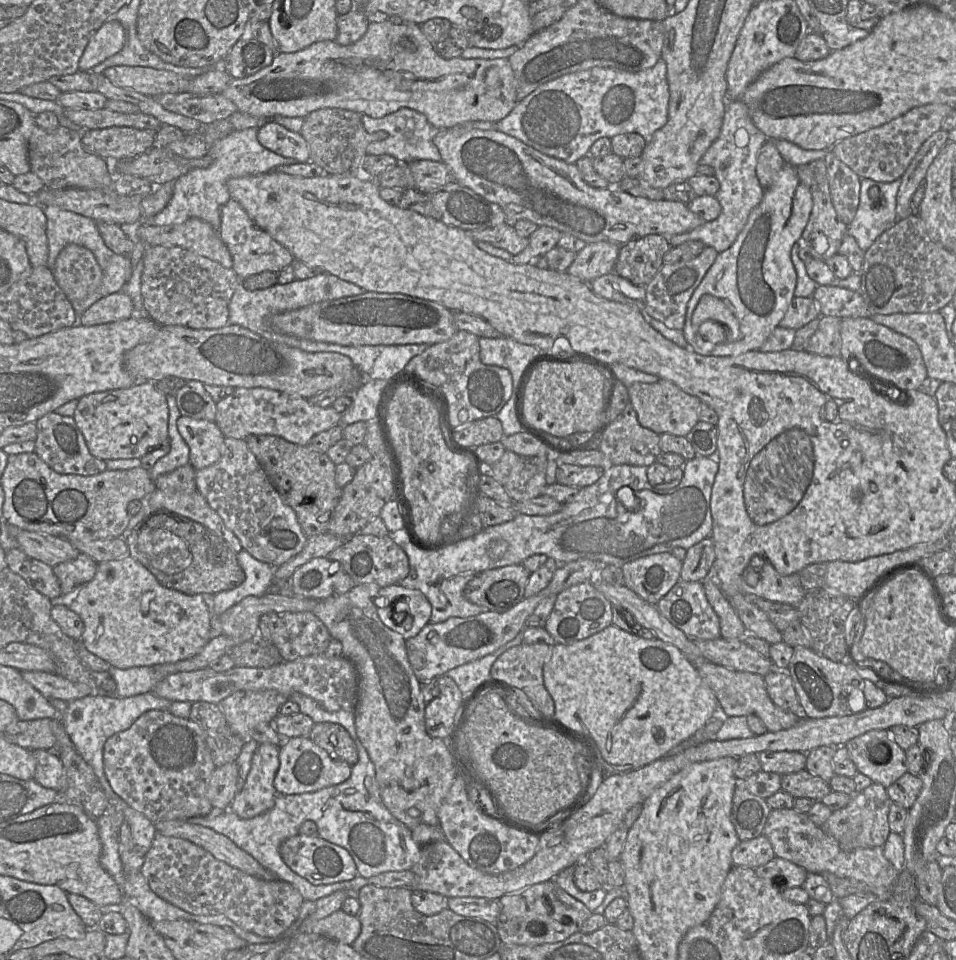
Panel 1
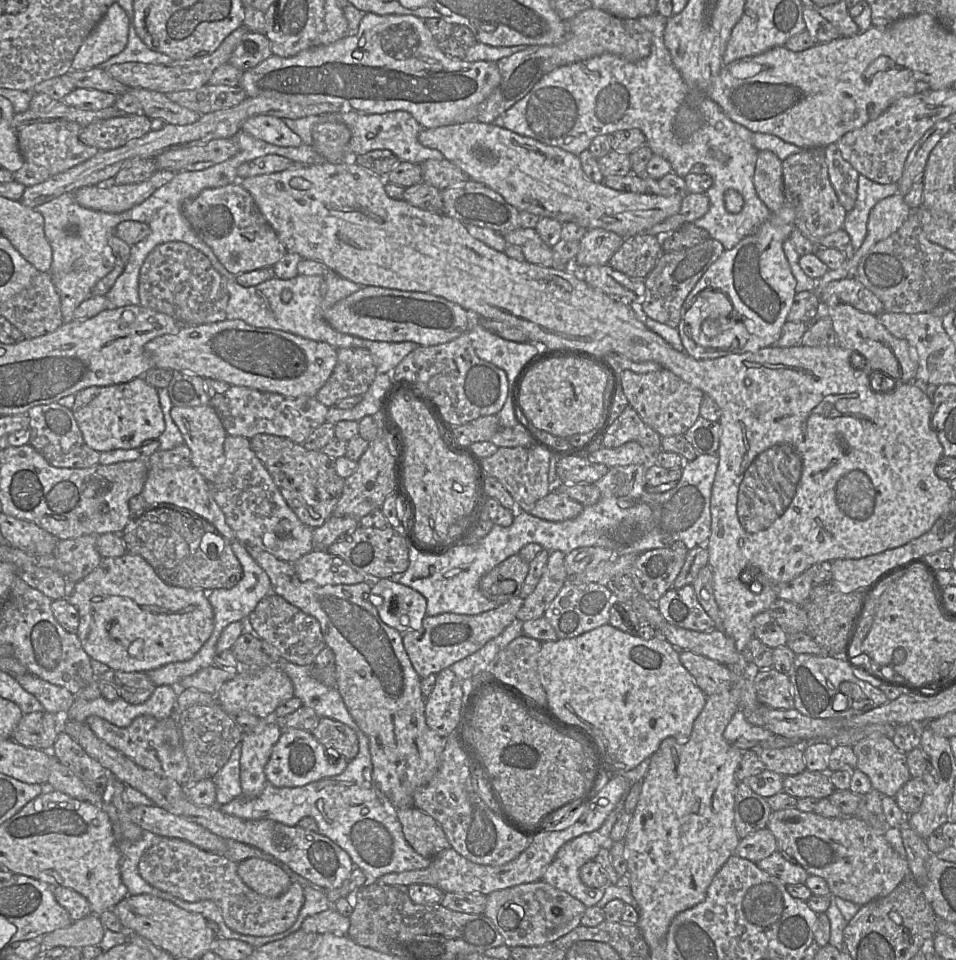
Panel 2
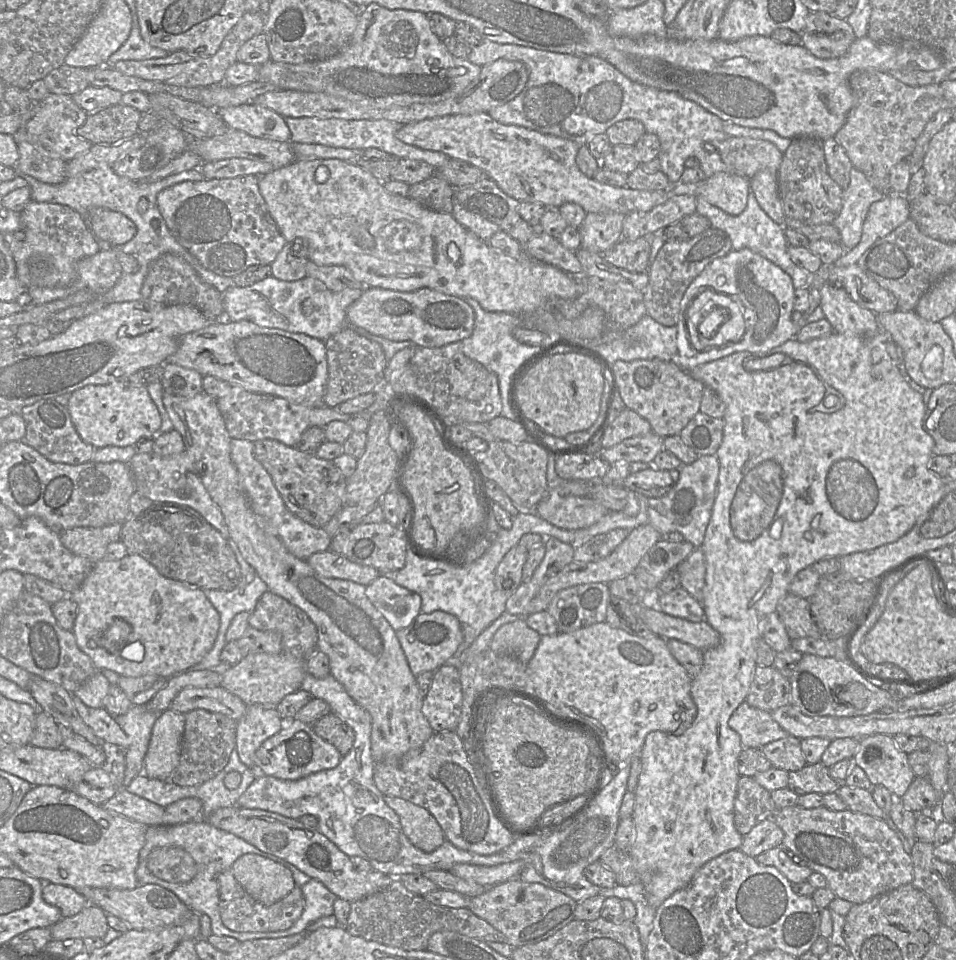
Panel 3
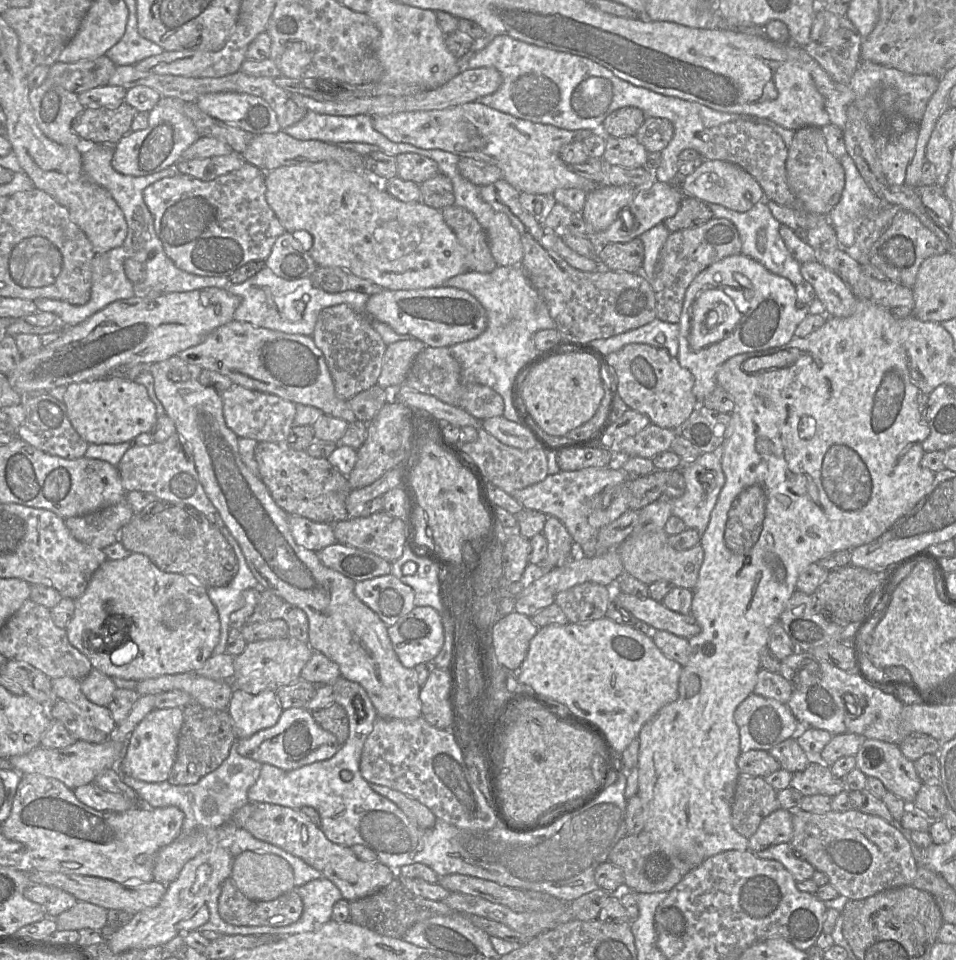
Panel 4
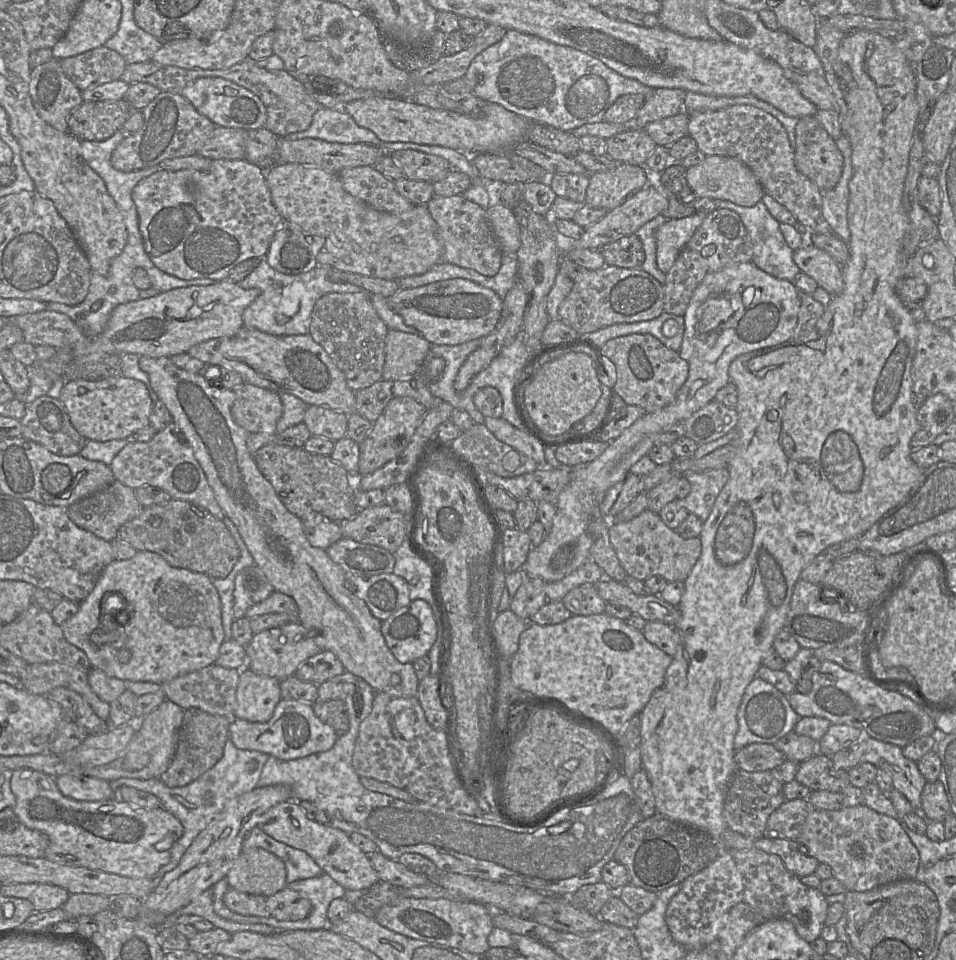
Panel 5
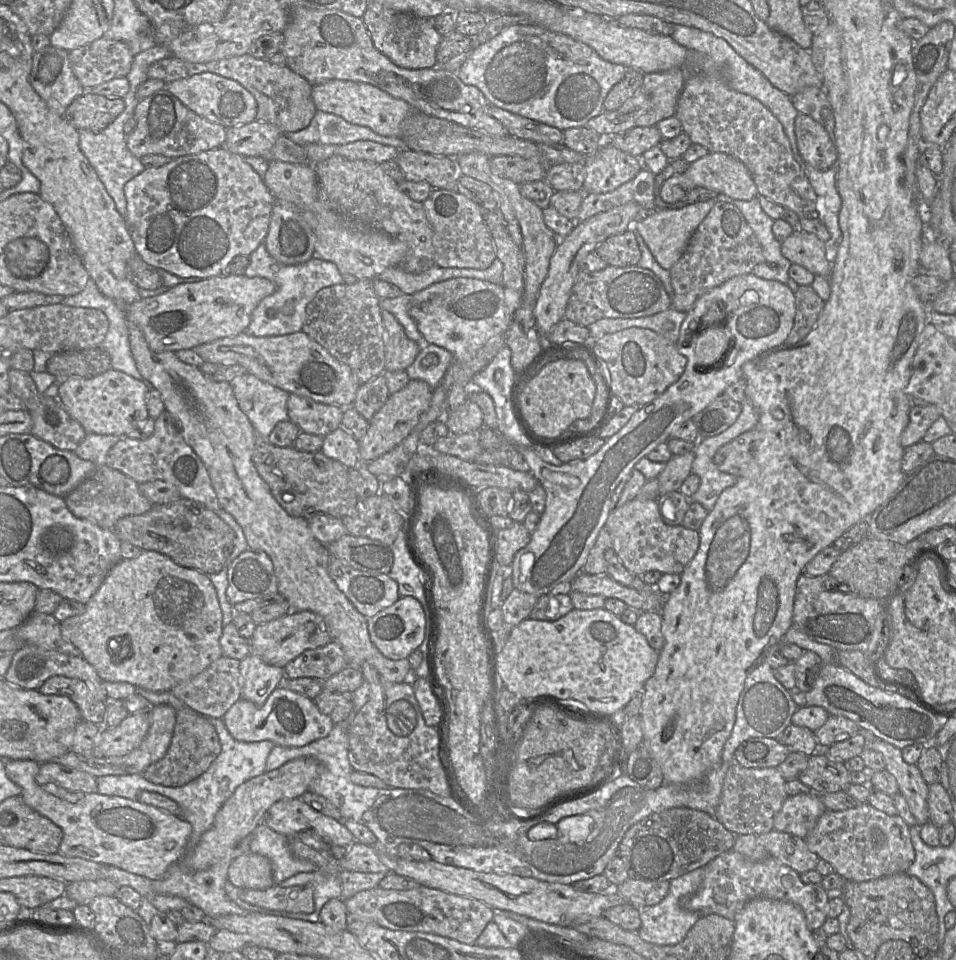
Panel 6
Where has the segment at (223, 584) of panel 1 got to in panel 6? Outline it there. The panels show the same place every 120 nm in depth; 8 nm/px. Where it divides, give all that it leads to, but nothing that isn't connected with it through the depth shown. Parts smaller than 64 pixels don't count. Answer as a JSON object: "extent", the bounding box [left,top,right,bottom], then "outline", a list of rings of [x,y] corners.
{"extent":[111,498,234,575],"outline":[[[179,498],[178,500],[169,502],[167,504],[154,504],[148,512],[141,515],[129,515],[122,517],[114,524],[111,530],[115,533],[115,535],[119,538],[121,542],[129,542],[142,550],[156,551],[162,553],[170,557],[178,565],[196,569],[198,571],[205,573],[206,575],[215,574],[221,571],[221,569],[225,564],[226,559],[231,554],[234,548],[234,531],[232,530],[232,528],[228,524],[226,524],[214,511],[208,509],[199,502],[186,498]]]}

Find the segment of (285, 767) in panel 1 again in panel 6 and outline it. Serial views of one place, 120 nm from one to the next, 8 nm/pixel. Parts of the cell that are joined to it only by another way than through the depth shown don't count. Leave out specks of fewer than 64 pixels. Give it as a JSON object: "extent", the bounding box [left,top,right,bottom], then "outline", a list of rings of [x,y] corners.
{"extent":[222,686,334,747],"outline":[[[281,686],[277,687],[262,706],[240,698],[222,717],[229,734],[241,742],[271,741],[284,747],[302,747],[326,737],[334,723],[322,714],[312,699]]]}

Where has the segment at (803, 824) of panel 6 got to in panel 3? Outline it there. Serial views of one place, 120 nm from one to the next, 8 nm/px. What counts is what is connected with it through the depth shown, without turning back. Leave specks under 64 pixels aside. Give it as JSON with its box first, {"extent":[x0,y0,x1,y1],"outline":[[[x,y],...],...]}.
{"extent":[739,818,783,858],"outline":[[[768,818],[754,826],[743,837],[739,850],[755,858],[763,852],[782,846],[783,838],[782,829],[775,823],[773,818]]]}

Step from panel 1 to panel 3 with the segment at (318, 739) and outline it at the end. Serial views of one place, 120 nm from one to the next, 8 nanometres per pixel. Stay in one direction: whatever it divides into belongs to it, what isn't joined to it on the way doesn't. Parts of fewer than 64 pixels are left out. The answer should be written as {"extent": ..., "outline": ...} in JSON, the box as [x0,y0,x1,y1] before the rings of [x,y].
{"extent":[312,713,355,756],"outline":[[[333,713],[322,716],[312,727],[320,738],[332,744],[342,756],[351,750],[355,738],[354,731]]]}

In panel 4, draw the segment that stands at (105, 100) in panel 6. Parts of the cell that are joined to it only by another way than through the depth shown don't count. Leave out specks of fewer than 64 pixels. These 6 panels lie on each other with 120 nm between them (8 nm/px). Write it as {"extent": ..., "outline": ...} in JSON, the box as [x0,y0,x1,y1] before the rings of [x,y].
{"extent":[72,102,138,145],"outline":[[[126,102],[117,105],[84,108],[72,124],[85,144],[116,145],[131,131],[138,111]]]}

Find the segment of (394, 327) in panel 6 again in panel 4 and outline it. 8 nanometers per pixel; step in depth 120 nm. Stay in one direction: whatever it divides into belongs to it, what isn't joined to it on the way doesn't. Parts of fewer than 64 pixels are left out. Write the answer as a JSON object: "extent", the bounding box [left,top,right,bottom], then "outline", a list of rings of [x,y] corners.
{"extent":[378,339,426,392],"outline":[[[418,339],[400,340],[389,344],[384,354],[378,385],[388,392],[399,387],[405,381],[415,358],[426,346]]]}

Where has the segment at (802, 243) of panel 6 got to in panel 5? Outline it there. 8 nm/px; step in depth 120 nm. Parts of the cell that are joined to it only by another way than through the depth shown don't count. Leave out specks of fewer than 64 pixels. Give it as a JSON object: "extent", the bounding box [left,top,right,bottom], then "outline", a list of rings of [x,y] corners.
{"extent":[793,243,844,296],"outline":[[[811,243],[793,251],[793,261],[804,272],[813,278],[819,287],[832,296],[840,294],[844,288],[843,267],[826,251]]]}

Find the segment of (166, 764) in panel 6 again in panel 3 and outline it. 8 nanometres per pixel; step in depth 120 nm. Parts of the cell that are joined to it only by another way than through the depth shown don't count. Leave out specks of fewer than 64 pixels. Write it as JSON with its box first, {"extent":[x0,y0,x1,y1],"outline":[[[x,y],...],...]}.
{"extent":[169,709,237,786],"outline":[[[204,709],[192,710],[184,715],[180,760],[169,780],[179,786],[195,786],[213,778],[227,765],[236,747],[237,722],[222,713]]]}

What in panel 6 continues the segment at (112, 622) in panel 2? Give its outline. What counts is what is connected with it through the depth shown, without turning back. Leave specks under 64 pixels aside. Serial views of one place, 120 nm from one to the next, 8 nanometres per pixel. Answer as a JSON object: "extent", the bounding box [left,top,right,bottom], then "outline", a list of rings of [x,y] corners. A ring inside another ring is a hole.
{"extent":[60,550,223,692],"outline":[[[143,550],[135,558],[121,559],[85,604],[84,612],[60,624],[62,636],[80,650],[81,656],[95,669],[102,682],[127,682],[153,692],[171,691],[223,655],[220,646],[222,611],[209,576],[178,565],[156,551]],[[119,642],[129,645],[129,654],[125,659],[115,661],[115,645]]]}

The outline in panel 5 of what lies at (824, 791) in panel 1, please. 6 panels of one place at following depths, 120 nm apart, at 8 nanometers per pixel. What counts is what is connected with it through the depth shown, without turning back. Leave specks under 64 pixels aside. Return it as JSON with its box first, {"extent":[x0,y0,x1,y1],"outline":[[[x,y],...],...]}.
{"extent":[795,753,850,793],"outline":[[[820,753],[798,765],[795,780],[811,791],[841,793],[850,785],[848,771],[835,768],[831,758]]]}

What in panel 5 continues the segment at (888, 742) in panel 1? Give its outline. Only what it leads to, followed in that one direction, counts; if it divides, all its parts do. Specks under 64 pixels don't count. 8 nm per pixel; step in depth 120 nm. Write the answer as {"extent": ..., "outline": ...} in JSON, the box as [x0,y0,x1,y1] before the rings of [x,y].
{"extent":[862,734,927,812],"outline":[[[863,734],[862,739],[866,745],[862,761],[888,771],[892,777],[893,787],[908,799],[915,812],[921,812],[921,794],[927,781],[920,773],[917,762],[906,758],[903,755],[902,748],[897,745],[874,739],[868,734]]]}

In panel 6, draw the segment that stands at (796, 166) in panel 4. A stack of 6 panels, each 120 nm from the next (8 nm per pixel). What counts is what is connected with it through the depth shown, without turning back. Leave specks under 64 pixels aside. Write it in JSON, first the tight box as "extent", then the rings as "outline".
{"extent":[794,113,838,171],"outline":[[[800,113],[794,125],[797,147],[803,160],[819,171],[834,167],[838,160],[837,149],[824,126]]]}

